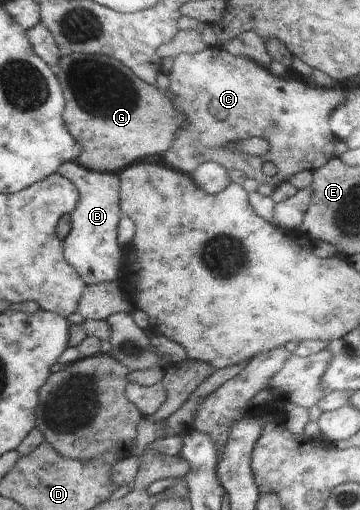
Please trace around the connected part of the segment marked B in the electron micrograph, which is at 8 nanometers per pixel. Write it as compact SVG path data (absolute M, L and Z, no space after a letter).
M66 162L58 168L58 174L71 180L79 192L76 208L70 213L71 229L63 240L63 255L78 271L86 285L118 281L124 251L117 239L117 228L121 219L119 206L120 181L118 174L111 172L88 172L88 168Z

